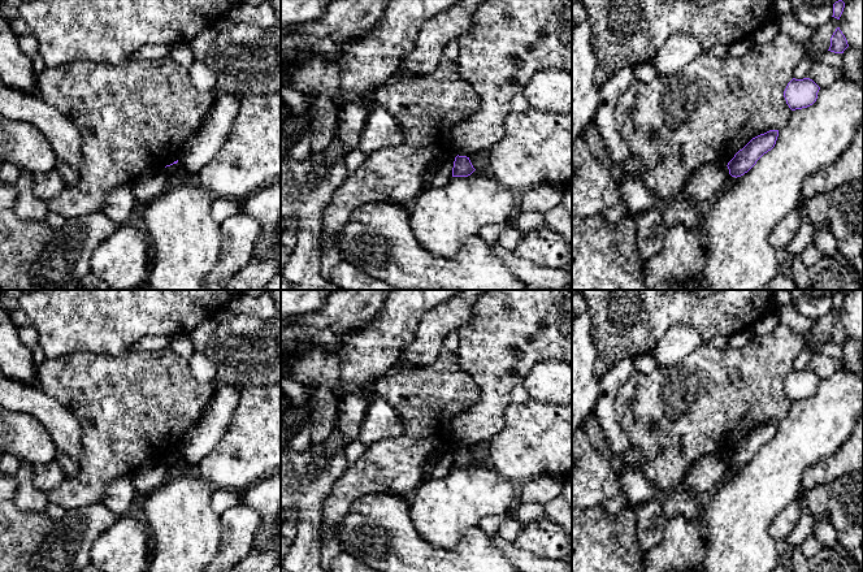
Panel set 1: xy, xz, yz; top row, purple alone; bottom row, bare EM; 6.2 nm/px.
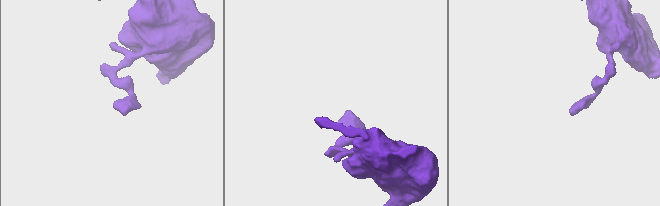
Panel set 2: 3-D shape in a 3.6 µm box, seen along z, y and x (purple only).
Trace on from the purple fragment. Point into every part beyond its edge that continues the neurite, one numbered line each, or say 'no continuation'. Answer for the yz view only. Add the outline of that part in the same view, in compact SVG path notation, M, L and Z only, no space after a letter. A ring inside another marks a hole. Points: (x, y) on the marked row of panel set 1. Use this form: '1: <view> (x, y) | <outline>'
no continuation

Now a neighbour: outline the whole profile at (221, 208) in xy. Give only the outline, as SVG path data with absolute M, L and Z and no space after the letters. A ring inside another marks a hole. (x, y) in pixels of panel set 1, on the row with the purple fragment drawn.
M213 198L211 207L211 214L218 224L224 222L227 217L237 213L242 209L242 202L225 199L225 198Z

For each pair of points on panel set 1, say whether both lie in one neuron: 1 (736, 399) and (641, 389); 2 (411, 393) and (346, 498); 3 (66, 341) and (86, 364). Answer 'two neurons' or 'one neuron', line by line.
1: one neuron
2: one neuron
3: two neurons

